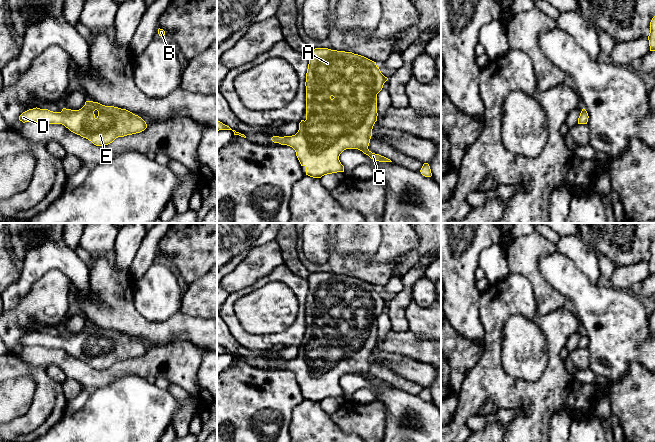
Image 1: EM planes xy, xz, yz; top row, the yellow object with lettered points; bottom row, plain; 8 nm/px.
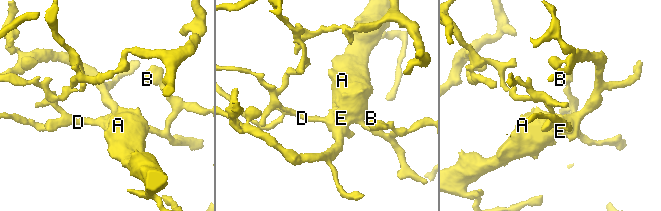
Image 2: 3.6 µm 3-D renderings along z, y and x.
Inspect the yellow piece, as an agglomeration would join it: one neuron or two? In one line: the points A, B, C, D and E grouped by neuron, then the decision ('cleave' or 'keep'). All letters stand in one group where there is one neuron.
A B C D E; keep

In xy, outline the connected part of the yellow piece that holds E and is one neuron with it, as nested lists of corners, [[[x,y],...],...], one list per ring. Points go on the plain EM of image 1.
[[[86,325],[79,334],[63,332],[61,336],[36,331],[23,336],[19,344],[23,347],[62,348],[96,370],[108,369],[118,361],[140,357],[147,352],[146,346],[138,339],[93,325]]]

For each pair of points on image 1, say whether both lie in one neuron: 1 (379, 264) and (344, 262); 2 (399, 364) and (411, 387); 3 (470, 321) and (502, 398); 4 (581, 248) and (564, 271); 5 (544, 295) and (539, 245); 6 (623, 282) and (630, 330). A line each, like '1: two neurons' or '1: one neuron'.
1: one neuron
2: two neurons
3: two neurons
4: two neurons
5: one neuron
6: two neurons

